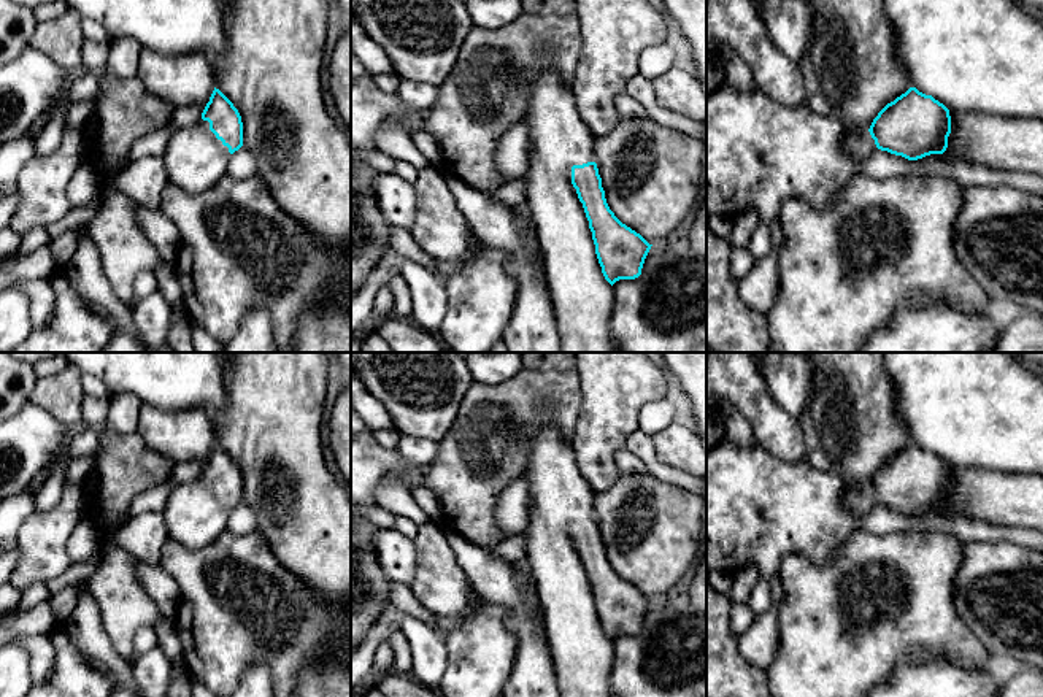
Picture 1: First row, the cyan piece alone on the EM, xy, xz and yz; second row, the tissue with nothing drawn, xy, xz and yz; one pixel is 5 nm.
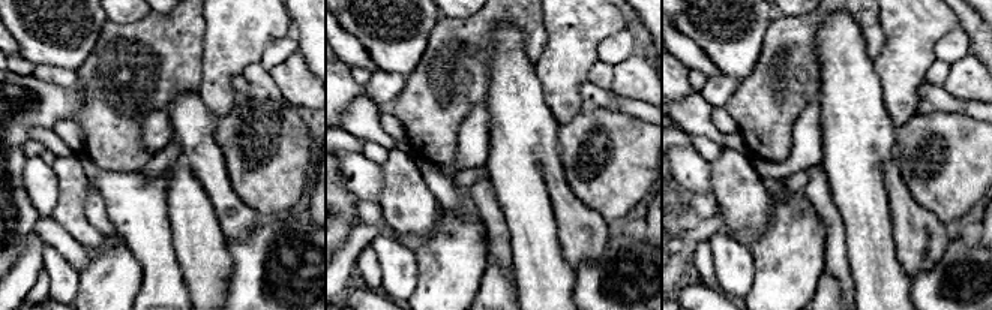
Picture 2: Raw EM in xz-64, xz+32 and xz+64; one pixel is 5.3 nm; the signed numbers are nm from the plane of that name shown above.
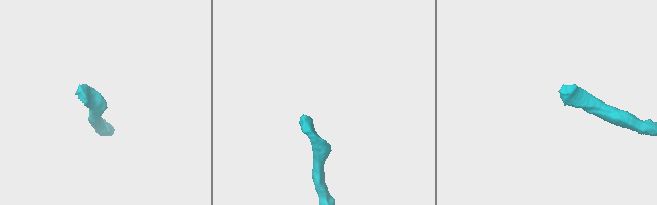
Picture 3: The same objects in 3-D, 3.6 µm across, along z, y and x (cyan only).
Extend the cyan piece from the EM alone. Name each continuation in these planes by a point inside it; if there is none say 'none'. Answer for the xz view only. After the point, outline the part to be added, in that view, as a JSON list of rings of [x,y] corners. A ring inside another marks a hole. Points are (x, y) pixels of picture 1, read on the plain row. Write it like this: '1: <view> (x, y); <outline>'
1: xz (583, 656); [[[554,424],[540,426],[537,430],[524,478],[530,486],[530,518],[524,532],[525,560],[541,607],[559,694],[560,697],[613,697],[610,676],[614,643],[602,629],[589,576],[572,540],[573,521],[595,518],[597,492],[581,475],[572,441],[567,441]]]

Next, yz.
1: yz (1004, 499); [[[951,467],[951,489],[943,510],[918,518],[972,519],[1006,527],[1043,530],[1043,476]]]

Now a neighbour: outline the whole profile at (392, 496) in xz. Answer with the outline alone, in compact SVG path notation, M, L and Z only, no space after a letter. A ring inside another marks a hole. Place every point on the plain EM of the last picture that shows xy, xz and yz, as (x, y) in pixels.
M387 475L376 489L376 502L381 508L395 516L408 518L418 526L433 522L414 502L411 491L408 491L395 475Z

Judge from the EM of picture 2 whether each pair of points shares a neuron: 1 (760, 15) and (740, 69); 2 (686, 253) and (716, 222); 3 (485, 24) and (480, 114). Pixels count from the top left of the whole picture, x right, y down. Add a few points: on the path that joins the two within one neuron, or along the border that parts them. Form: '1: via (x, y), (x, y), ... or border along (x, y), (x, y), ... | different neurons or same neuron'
1: via (748, 29), (740, 38), (740, 56) | same neuron
2: via (689, 244), (707, 228) | same neuron
3: border along (483, 104), (477, 104), (470, 111), (458, 132) | different neurons

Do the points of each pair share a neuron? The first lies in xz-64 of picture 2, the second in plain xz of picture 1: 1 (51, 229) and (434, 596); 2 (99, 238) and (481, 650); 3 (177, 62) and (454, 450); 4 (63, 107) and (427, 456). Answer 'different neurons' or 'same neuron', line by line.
1: different neurons
2: different neurons
3: same neuron
4: different neurons

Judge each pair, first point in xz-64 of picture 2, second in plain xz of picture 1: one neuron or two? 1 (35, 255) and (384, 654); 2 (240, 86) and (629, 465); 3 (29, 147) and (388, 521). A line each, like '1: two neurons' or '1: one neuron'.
1: one neuron
2: one neuron
3: one neuron

